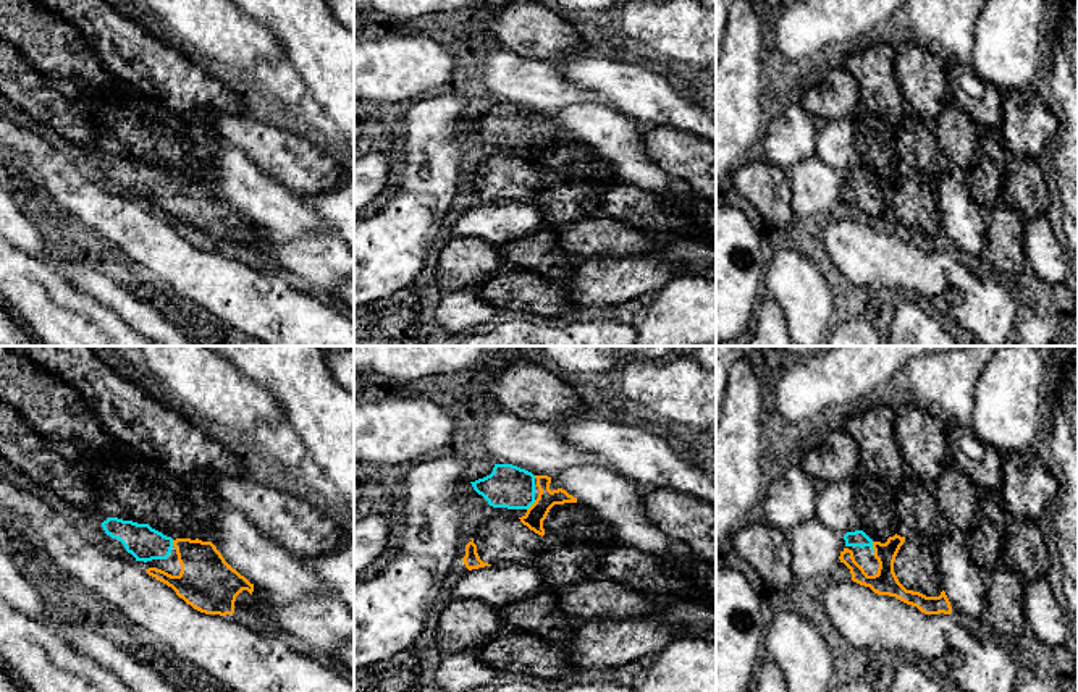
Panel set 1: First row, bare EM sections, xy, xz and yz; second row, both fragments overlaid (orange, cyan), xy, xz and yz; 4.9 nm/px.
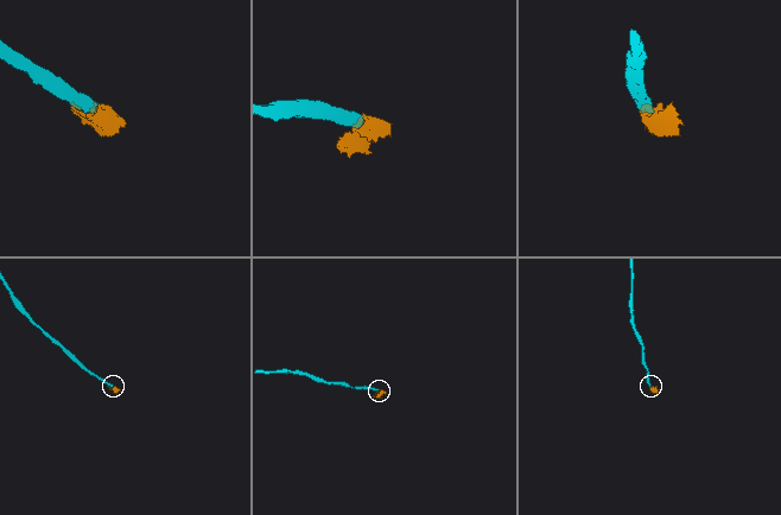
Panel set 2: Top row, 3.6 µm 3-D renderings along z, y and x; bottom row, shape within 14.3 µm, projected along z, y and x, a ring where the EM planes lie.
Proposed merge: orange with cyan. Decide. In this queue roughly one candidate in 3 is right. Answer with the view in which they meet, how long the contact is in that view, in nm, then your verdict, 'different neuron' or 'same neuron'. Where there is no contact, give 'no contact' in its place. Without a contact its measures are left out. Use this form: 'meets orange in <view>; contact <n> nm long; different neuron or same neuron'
meets orange in yz; contact 60 nm long; same neuron

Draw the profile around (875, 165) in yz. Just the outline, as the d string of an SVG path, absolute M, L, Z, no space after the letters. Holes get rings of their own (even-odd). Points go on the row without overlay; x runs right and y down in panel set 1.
M863 100L852 113L855 146L858 157L863 158L861 168L873 178L886 181L895 173L894 157L886 152L886 118L871 110Z

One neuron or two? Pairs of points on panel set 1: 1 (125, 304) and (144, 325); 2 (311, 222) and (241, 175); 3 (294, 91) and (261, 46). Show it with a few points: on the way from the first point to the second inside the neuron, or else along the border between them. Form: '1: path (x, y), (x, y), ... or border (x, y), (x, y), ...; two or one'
1: path (130, 309), (141, 320); one
2: path (293, 217), (273, 207), (259, 193); one
3: border (285, 55), (278, 60), (261, 60), (254, 65); two

